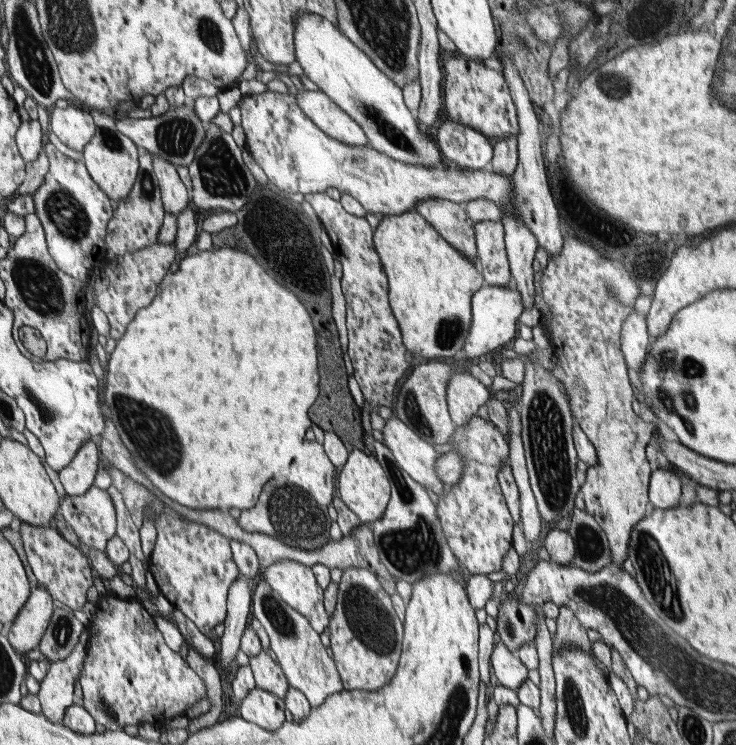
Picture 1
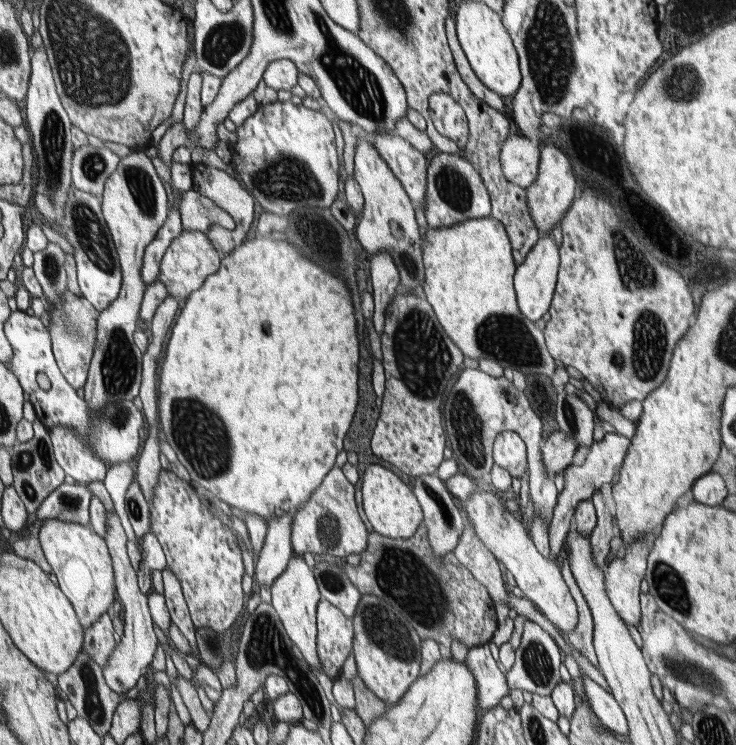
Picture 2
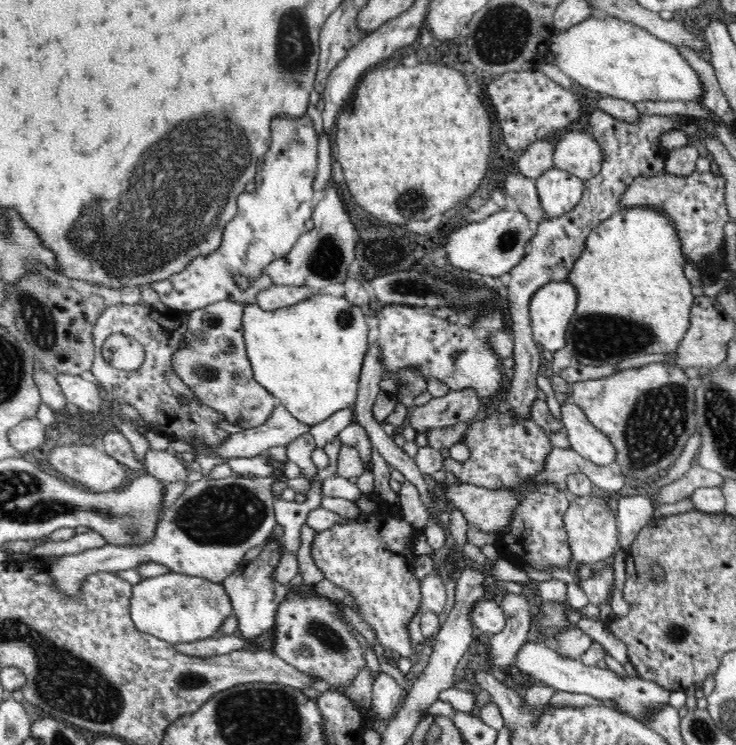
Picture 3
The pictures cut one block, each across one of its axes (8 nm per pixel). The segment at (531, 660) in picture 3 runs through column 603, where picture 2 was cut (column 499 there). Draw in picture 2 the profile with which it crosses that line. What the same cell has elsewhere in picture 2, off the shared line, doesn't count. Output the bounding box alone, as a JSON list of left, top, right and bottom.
[465,646,509,712]

